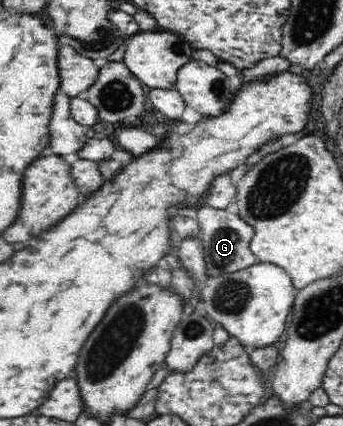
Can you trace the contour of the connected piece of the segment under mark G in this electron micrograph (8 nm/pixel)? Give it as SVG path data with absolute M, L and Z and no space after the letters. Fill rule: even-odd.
M202 207L197 212L197 219L204 247L204 263L206 263L204 277L238 272L256 262L256 257L249 247L249 242L254 237L254 230L240 218L238 213L232 214L226 209Z

